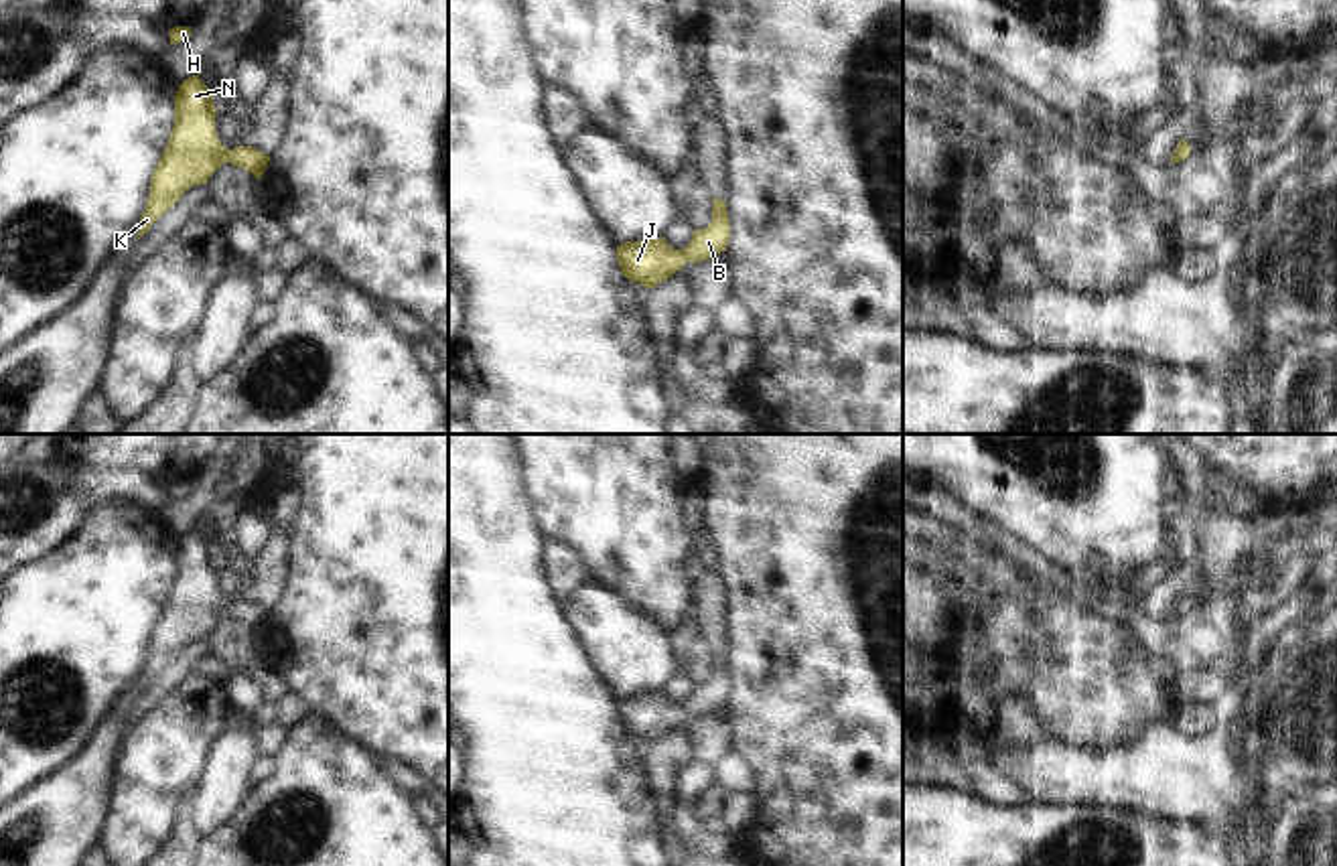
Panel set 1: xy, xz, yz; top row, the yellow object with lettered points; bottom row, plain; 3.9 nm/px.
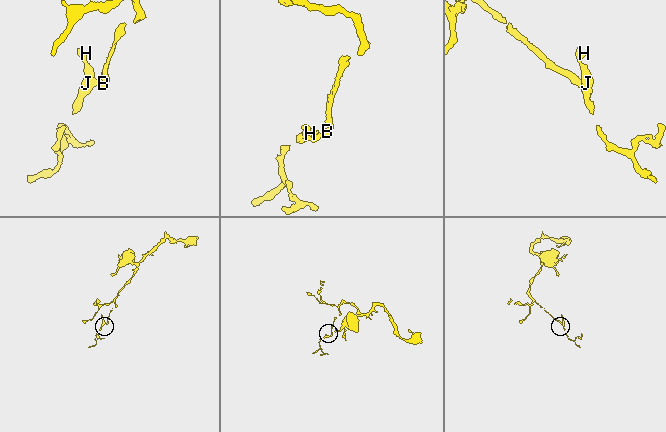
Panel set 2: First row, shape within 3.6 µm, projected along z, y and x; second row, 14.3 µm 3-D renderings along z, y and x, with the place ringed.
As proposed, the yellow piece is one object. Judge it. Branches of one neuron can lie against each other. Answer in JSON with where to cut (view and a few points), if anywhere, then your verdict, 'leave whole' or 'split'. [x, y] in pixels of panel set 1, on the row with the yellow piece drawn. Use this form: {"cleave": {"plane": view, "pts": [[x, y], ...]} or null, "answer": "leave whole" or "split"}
{"cleave": null, "answer": "leave whole"}

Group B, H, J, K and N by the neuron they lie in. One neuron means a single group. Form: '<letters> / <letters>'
B H J K N

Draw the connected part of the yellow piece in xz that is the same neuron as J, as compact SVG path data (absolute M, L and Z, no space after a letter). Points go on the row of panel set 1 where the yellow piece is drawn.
M712 199L712 221L704 229L694 229L694 235L684 249L674 249L663 237L645 237L641 241L617 245L615 256L621 274L649 290L674 276L688 262L706 262L716 254L726 251L728 237L730 223L726 203Z

